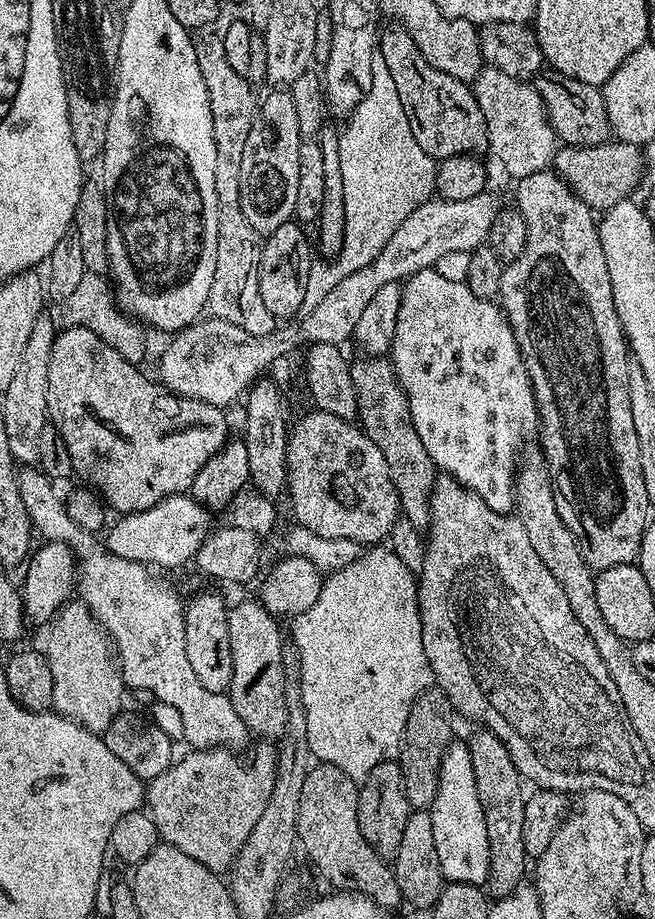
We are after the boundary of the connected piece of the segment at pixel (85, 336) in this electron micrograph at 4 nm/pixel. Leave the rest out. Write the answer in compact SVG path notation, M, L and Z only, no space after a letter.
M71 326L65 327L63 330L57 331L56 341L50 350L48 419L51 427L55 428L56 432L62 438L62 442L66 442L66 450L70 454L73 473L75 473L77 477L80 475L81 478L84 479L81 481L83 481L88 488L93 490L98 489L104 504L107 505L112 512L113 510L116 511L116 514L141 512L162 502L166 498L187 493L189 489L191 489L198 470L202 470L202 466L205 462L210 458L214 458L216 451L230 438L228 420L223 416L225 413L221 411L219 407L208 405L206 401L196 401L188 397L178 396L172 391L161 390L159 387L156 389L140 371L141 369L137 367L137 365L126 362L126 358L122 358L122 354L118 354L118 350L110 350L110 346L106 346L106 342L102 342L102 338L98 338L98 334L94 334L94 330L73 328Z

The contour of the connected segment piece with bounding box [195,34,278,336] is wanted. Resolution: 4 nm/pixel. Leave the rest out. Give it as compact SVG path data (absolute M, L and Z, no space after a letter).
M223 35L204 36L195 41L198 70L202 70L202 82L206 82L206 94L210 98L210 114L214 130L214 194L218 194L218 254L214 262L214 282L210 286L207 311L213 317L232 322L239 329L252 335L267 336L278 323L275 316L262 303L262 290L258 290L258 262L260 261L261 233L246 222L240 205L242 182L242 153L246 137L258 103L253 85L246 76L230 66L223 46Z

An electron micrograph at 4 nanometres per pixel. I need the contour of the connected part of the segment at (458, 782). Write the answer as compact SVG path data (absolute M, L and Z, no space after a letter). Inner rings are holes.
M467 743L449 744L438 774L438 794L430 811L434 822L434 847L438 849L438 866L442 866L445 881L483 885L490 870L490 838L486 838L486 818L482 818L482 802L478 802L474 762L470 762Z

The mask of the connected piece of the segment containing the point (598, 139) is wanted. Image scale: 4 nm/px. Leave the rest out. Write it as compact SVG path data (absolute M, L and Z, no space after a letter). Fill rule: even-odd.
M548 70L536 76L534 87L542 98L557 141L573 148L585 148L598 146L609 139L612 127L606 114L604 93L597 85L578 82L574 78L566 78L560 72Z

